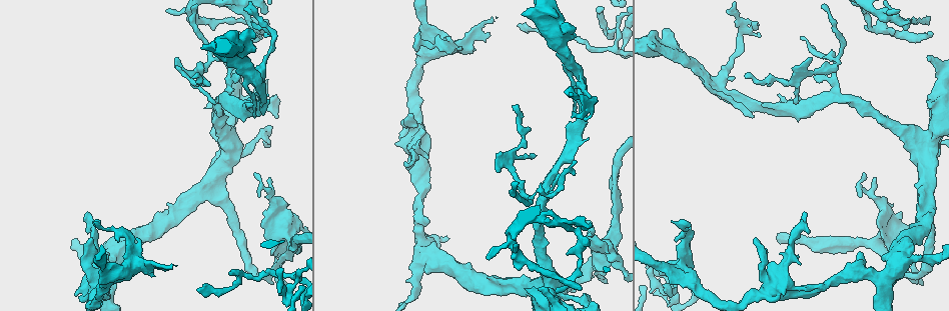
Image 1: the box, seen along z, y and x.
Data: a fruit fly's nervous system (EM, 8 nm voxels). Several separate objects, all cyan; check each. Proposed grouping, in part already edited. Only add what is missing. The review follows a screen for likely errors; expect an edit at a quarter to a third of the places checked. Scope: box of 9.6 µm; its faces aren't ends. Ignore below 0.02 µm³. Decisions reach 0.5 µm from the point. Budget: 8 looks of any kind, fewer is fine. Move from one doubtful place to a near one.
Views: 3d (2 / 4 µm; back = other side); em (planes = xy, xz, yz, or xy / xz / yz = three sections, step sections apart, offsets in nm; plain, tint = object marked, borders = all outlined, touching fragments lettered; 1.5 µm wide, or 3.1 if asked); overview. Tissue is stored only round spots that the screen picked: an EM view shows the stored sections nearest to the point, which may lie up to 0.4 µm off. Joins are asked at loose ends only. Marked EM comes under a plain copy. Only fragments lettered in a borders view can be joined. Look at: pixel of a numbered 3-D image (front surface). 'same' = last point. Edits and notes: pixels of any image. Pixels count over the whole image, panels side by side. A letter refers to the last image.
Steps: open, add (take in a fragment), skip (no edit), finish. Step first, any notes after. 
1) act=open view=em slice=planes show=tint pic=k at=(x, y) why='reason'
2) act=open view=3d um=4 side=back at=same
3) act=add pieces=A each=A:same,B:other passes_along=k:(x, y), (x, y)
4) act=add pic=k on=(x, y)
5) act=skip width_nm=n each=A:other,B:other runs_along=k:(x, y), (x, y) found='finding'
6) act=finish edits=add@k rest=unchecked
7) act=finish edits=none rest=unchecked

act=open view=3d um=4 side=back pic=1 at=(927, 20) why='end of a long branch'

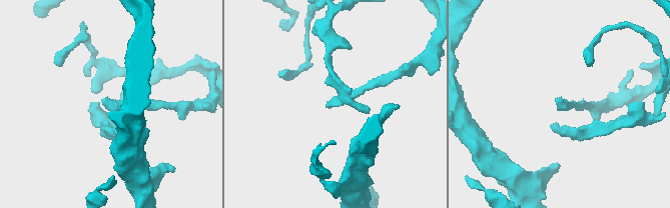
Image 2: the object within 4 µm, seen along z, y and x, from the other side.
act=open view=em slice=planes show=borders pic=2 at=(325, 107)

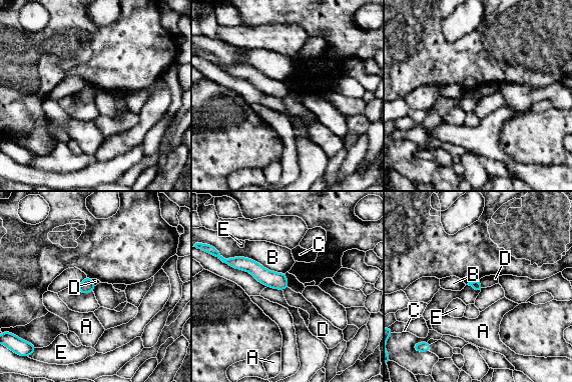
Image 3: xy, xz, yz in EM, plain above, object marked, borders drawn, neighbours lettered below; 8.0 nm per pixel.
act=skip each=A:other,B:other,C:other,D:other,E:other border=3:(479, 280), (483, 287) found='none of them fits'

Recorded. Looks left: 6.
act=open view=3d um=2 pic=1 at=(252, 40) why='thin end'

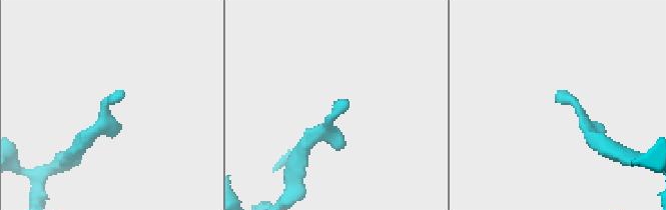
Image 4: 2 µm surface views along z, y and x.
act=open view=em slice=planes show=borders pic=4 at=(558, 101)

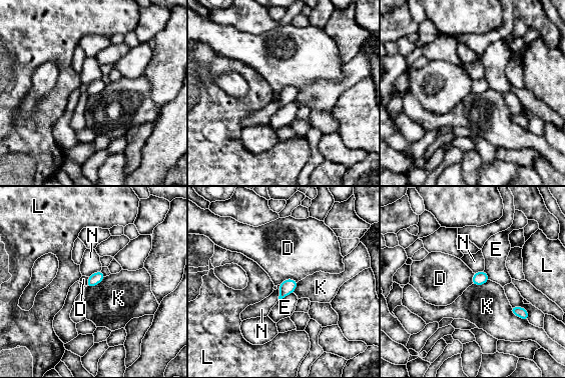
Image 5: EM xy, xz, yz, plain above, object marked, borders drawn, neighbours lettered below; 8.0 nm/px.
act=skip each=D:other,E:other,K:other,L:other,N:other border=5:(510, 306), (514, 314), (527, 320) found='none of them fits'

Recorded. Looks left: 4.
act=open view=3d um=4 pic=1 at=(513, 105) why='thin end'

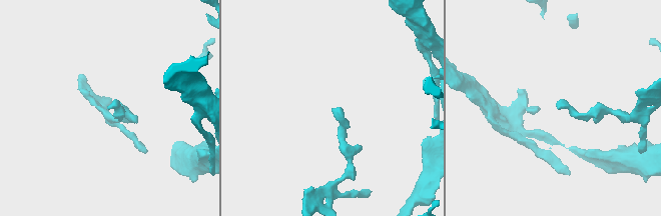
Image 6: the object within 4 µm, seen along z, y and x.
act=open view=em slice=planes show=borders pic=6 at=(108, 109)

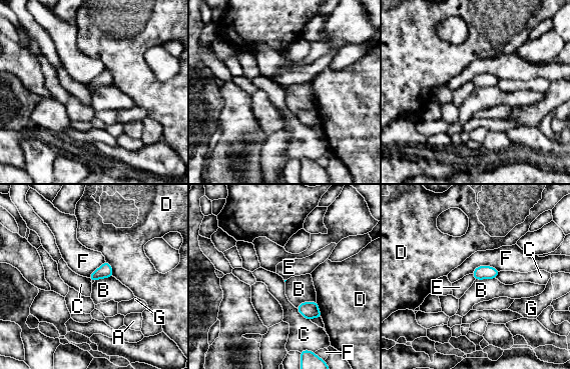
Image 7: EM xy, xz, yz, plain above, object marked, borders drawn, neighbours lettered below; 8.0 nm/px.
act=skip each=A:other,B:other,C:other,D:other,E:other,F:other,G:other border=7:(472, 274), (475, 279) found='no lettered fragment goes on from it'

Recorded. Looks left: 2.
act=finish edits=none rest=unchecked

